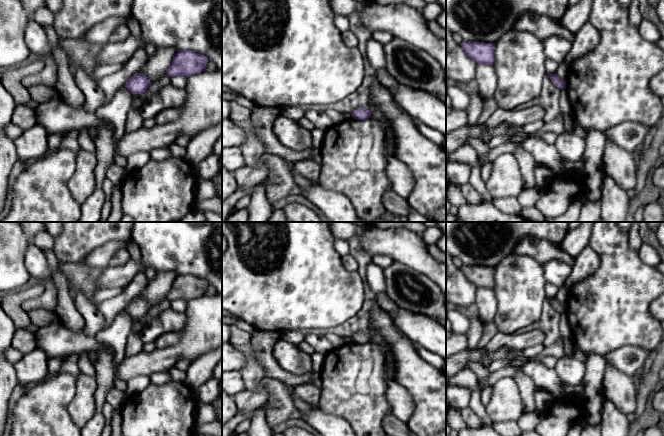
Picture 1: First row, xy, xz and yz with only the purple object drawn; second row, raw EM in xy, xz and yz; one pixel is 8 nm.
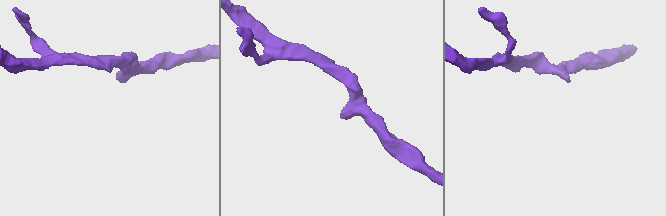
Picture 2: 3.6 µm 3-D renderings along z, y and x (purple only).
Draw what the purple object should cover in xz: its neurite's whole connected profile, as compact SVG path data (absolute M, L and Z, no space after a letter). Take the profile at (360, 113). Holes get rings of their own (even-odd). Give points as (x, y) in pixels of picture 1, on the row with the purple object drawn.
M357 108L351 112L352 117L357 120L366 120L370 118L372 110L366 108Z

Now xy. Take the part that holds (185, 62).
M178 50L174 55L166 75L191 76L205 70L209 60L202 54L190 50Z

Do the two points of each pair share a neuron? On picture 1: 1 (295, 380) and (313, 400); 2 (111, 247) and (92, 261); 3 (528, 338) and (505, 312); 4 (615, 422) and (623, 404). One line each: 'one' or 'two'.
1: two
2: one
3: two
4: two

